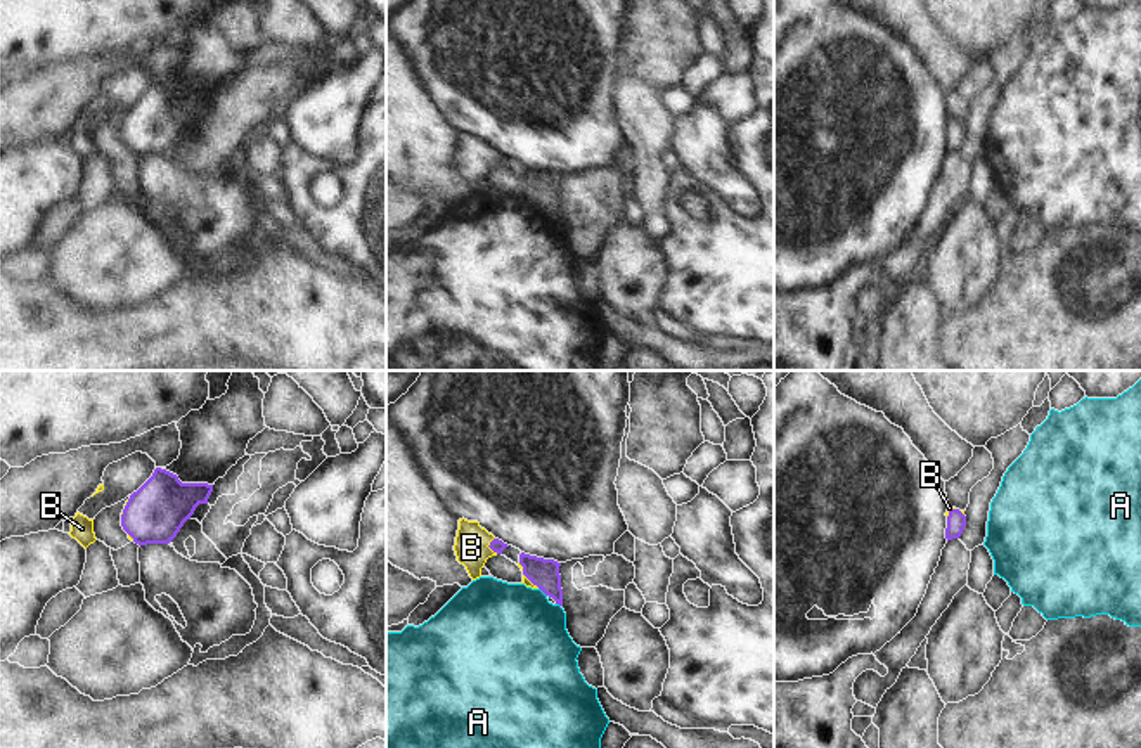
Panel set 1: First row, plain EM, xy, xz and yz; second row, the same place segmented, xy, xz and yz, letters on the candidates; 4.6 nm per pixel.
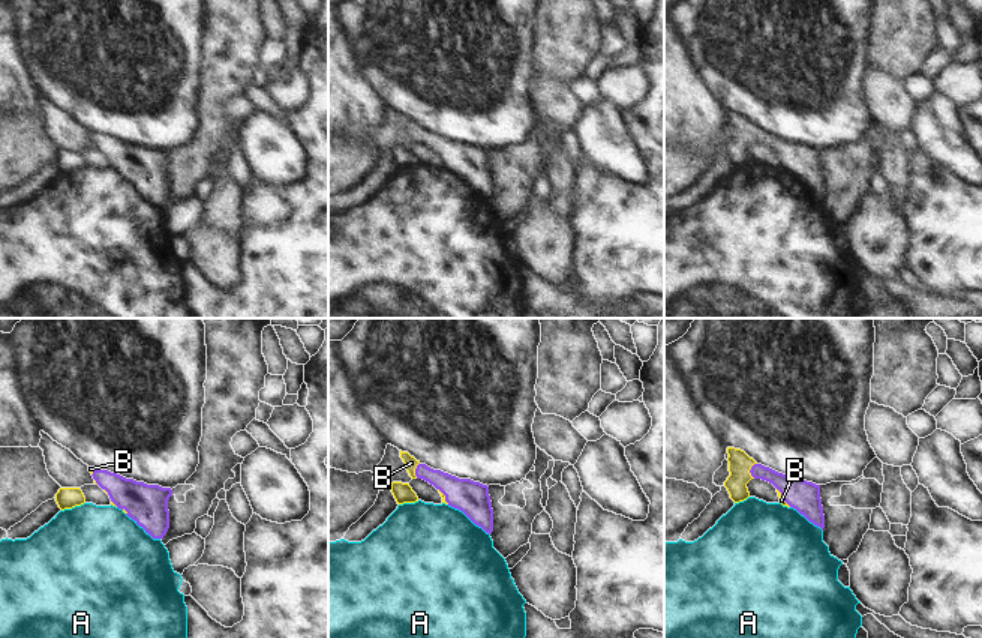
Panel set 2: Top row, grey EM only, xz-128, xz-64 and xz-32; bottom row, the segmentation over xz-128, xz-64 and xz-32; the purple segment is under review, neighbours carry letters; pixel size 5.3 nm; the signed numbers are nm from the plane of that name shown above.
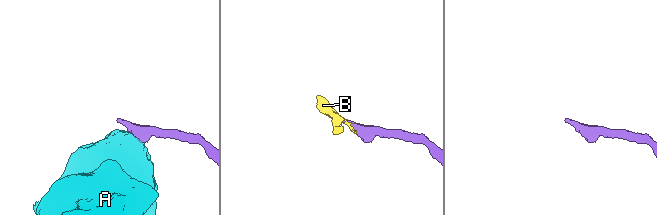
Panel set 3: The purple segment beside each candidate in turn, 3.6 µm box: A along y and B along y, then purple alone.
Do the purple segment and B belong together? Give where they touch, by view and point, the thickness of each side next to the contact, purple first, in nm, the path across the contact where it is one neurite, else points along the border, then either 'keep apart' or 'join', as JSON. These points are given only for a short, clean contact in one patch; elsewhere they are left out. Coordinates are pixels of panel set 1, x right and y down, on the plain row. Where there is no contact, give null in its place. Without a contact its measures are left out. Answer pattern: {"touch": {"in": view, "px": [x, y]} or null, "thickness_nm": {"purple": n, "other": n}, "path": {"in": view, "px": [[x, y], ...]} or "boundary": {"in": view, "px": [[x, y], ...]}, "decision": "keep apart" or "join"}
{"touch": {"in": "xz", "px": [489, 158]}, "thickness_nm": {"purple": 70, "other": 160}, "path": {"in": "xz", "px": [[497, 158], [489, 158], [471, 160]]}, "decision": "join"}

